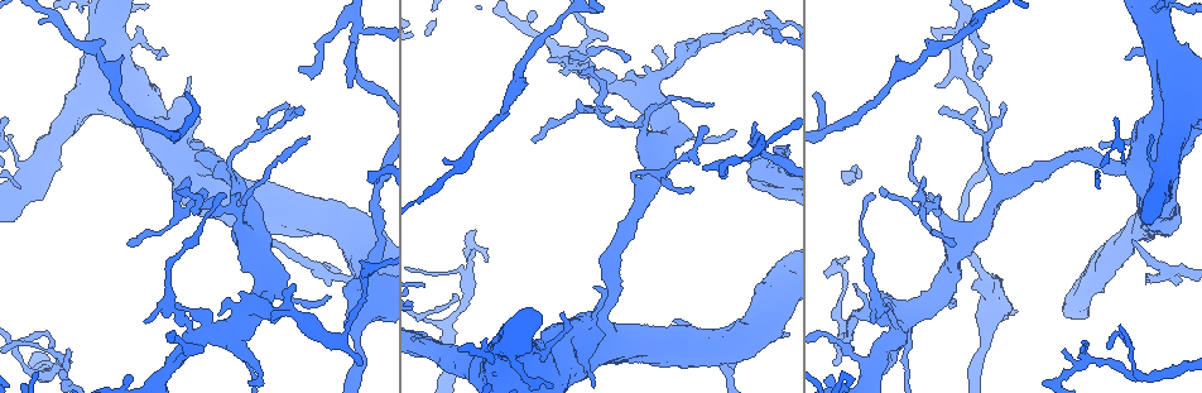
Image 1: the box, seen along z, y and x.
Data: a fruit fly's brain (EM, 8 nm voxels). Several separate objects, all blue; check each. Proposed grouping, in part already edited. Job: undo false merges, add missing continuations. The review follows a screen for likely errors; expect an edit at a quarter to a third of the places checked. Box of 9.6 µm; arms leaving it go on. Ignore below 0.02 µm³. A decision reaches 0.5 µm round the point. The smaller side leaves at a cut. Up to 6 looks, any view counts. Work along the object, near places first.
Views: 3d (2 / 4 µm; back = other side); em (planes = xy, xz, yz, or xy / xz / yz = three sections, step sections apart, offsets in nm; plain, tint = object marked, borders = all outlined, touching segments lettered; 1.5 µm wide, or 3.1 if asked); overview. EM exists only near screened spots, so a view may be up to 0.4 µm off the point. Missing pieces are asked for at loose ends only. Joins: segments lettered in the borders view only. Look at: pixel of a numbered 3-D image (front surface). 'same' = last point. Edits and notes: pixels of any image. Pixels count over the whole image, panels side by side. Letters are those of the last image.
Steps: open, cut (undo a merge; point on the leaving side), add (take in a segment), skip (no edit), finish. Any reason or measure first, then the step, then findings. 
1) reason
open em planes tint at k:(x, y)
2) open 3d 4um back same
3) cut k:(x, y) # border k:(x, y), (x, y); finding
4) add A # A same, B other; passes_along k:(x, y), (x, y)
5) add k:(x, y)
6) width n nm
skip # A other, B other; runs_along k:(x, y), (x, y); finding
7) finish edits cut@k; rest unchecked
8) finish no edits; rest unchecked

thin neck
open 3d 4um at 1:(592, 83)

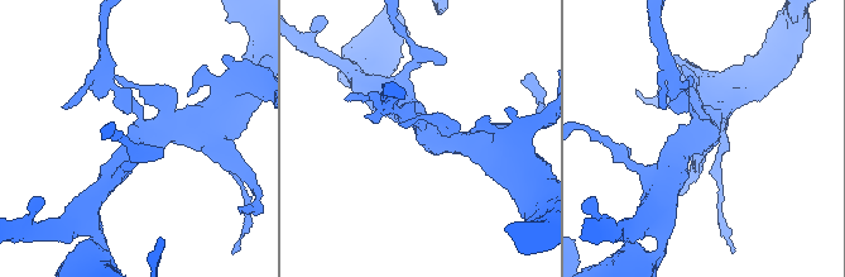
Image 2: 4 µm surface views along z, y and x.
open em xy step 4 tint at 2:(143, 133)

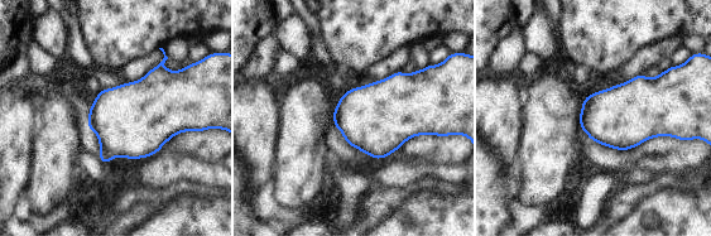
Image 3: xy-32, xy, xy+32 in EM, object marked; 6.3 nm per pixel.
open em planes borders same

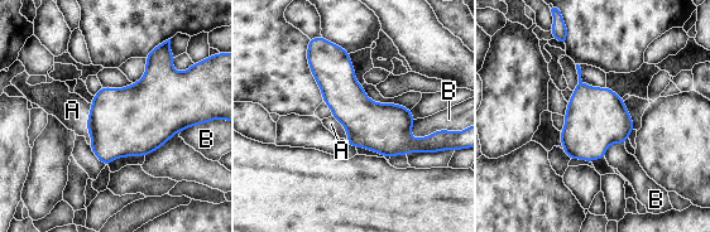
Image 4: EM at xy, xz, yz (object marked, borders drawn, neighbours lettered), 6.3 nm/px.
skip # A other, B other; runs_along 4:(329, 48), (336, 81), (418, 148); continuous, no second cell

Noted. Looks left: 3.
an open end
open em planes plain at 1:(444, 158)

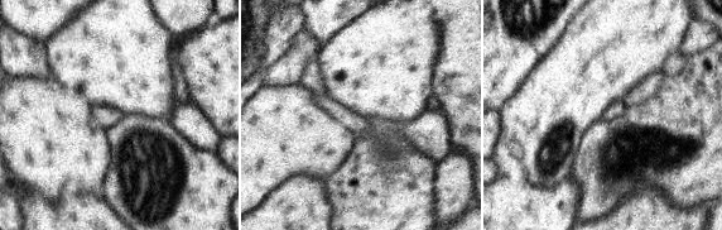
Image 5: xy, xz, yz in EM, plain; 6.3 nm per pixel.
open em planes borders same

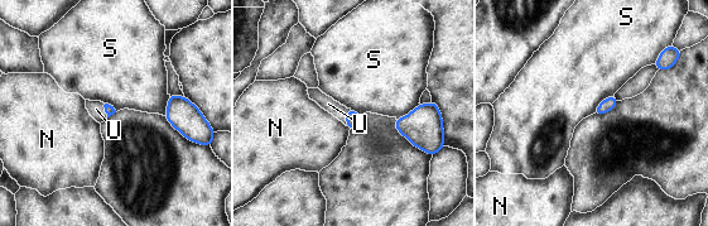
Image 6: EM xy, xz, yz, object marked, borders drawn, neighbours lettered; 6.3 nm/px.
add U # N other, S other, U same; passes_along 6:(354, 120), (345, 118), (328, 104); the cell continues

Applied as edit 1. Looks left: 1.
finish edits add@6; rest unchecked

